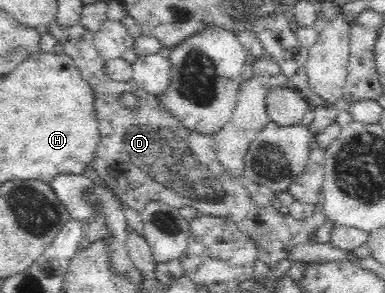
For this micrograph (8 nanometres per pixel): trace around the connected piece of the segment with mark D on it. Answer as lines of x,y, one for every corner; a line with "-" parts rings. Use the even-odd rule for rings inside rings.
56,19
45,27
63,45
65,54
75,60
79,71
97,93
95,106
101,140
93,167
129,207
141,212
148,202
161,201
178,209
189,206
201,214
230,216
241,230
256,240
260,250
258,259
271,270
288,258
295,246
315,240
317,228
326,218
322,186
312,212
305,218
295,218
290,213
283,215
271,205
257,204
244,180
219,161
215,133
191,130
164,102
145,93
134,79
128,82
111,79
107,75
107,60
94,48
94,34
89,30
79,24
63,26
-
127,94
135,98
135,106
123,102

